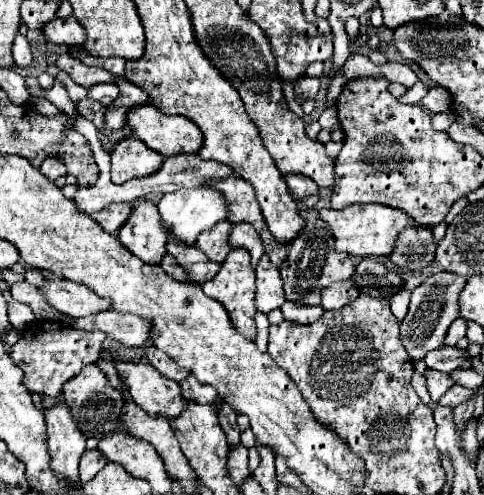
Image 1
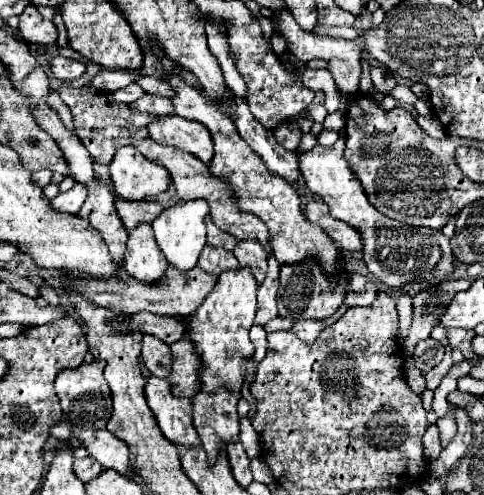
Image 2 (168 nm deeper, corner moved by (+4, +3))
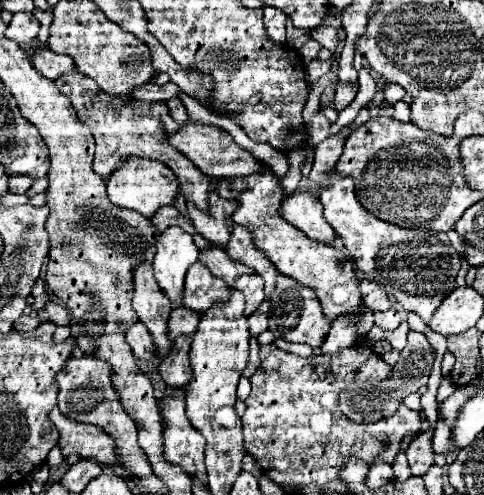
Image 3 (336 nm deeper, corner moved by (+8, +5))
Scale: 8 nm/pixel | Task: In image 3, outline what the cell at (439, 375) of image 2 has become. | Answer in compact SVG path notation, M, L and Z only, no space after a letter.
M438 409L438 419L436 423L436 430L433 436L433 451L435 453L447 456L449 451L449 438L451 435L450 428L445 424L444 420L440 418L440 411Z

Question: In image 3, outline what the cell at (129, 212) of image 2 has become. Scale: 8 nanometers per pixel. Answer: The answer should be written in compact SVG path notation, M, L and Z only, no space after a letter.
M162 206L162 208L158 208L158 212L150 220L152 220L152 224L156 228L160 228L164 232L164 228L182 224L184 222L184 216L174 206Z

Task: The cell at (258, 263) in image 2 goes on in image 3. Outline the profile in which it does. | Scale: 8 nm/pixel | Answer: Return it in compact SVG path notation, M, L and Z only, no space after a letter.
M258 274L252 276L240 276L232 288L244 292L246 296L246 308L244 308L244 316L250 316L256 312L256 308L262 304L264 300L264 280Z

